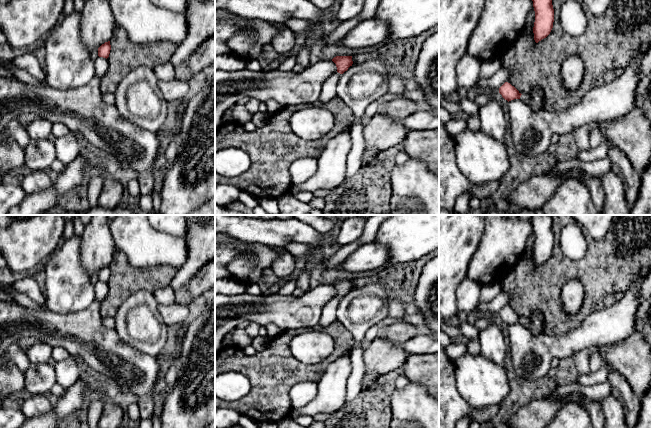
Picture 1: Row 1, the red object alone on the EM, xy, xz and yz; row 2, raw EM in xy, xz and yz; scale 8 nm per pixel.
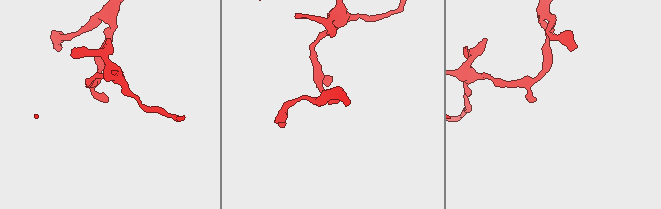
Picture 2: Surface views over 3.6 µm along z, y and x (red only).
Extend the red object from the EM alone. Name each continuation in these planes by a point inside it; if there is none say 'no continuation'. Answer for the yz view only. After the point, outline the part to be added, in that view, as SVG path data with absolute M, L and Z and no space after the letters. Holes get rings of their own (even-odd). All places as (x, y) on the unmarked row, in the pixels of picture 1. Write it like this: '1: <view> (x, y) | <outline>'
1: yz (525, 322) | M522 318L520 323L525 326L526 328L531 327L531 320L527 318Z

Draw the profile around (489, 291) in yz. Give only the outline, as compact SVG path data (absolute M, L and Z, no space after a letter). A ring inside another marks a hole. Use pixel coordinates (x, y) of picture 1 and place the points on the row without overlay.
M500 282L485 284L481 288L480 302L489 303L501 292Z

